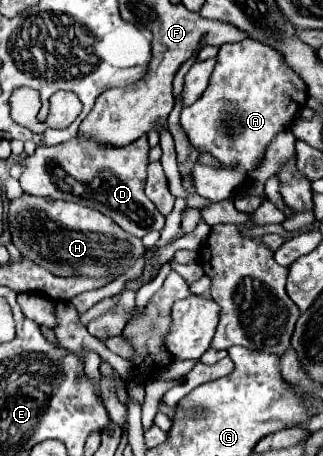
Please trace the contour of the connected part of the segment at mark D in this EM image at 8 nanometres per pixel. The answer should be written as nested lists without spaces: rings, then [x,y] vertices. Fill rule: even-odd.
[[[140,136],[128,146],[102,146],[92,138],[72,138],[55,146],[46,144],[38,146],[32,156],[24,156],[22,162],[28,166],[24,176],[20,178],[26,186],[28,194],[68,200],[76,204],[84,204],[108,214],[114,222],[120,224],[132,236],[142,238],[150,230],[162,230],[166,216],[158,212],[154,202],[144,194],[146,182],[146,166],[148,166],[148,136]],[[40,178],[40,188],[34,186]]]

